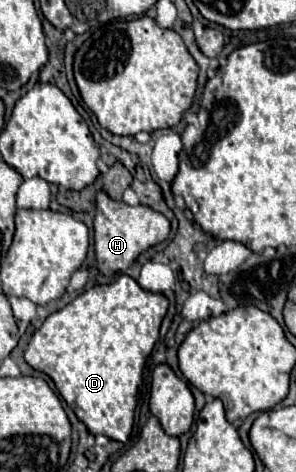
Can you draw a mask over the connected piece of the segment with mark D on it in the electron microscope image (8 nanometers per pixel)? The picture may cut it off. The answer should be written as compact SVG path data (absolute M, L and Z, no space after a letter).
M121 274L111 284L81 292L65 308L47 316L25 350L25 362L55 382L61 398L91 434L127 442L145 360L159 338L167 304L163 294L147 292Z

